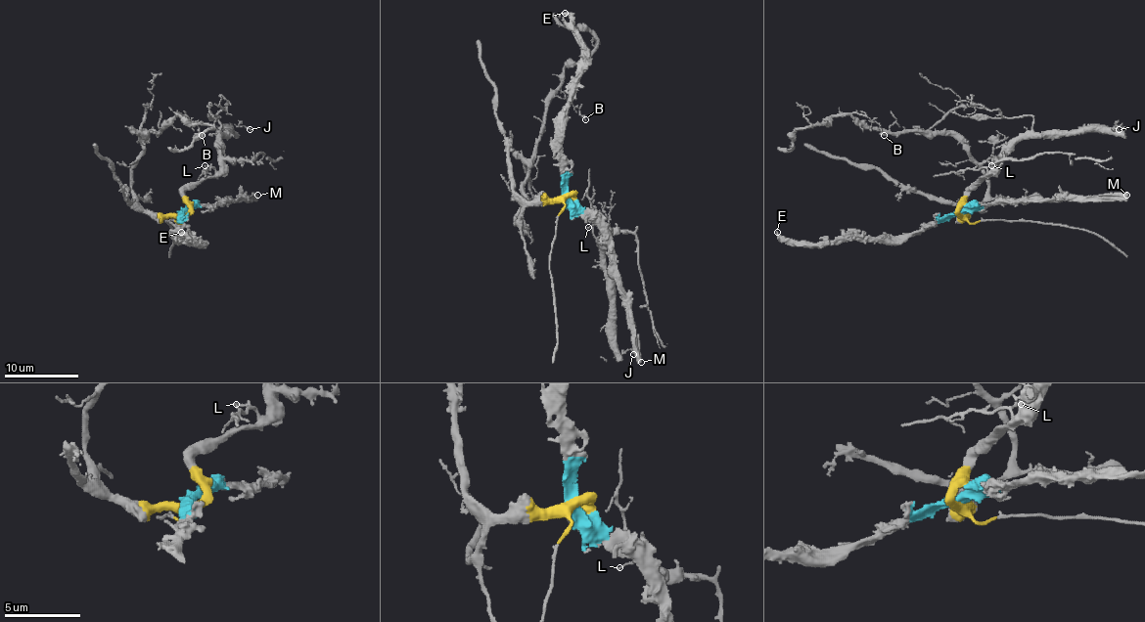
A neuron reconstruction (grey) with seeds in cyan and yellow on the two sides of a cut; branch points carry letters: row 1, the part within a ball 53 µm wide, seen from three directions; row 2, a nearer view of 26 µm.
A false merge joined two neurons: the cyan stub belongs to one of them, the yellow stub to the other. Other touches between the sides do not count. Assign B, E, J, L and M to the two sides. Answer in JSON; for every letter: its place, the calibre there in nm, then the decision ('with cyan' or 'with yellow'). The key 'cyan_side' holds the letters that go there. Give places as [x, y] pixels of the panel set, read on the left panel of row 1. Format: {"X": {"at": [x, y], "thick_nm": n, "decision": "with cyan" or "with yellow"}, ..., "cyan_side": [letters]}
{"B": {"at": [202, 135], "thick_nm": 150, "decision": "with yellow"}, "E": {"at": [181, 232], "thick_nm": 400, "decision": "with cyan"}, "J": {"at": [250, 129], "thick_nm": 150, "decision": "with yellow"}, "L": {"at": [205, 165], "thick_nm": 130, "decision": "with yellow"}, "M": {"at": [257, 195], "thick_nm": 650, "decision": "with cyan"}, "cyan_side": ["E", "M"]}

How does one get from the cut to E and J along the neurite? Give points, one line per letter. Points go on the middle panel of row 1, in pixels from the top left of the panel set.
E: (566, 196), (566, 158), (562, 154), (566, 104), (576, 66), (584, 59), (584, 42), (573, 21), (564, 13)
J: (566, 196), (573, 196), (568, 203), (603, 227), (610, 347), (618, 357), (628, 349), (632, 353)

